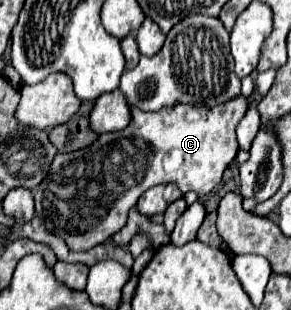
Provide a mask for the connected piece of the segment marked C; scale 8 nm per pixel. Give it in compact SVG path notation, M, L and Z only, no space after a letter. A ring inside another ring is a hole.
M242 95L236 97L234 101L226 101L216 107L176 105L156 112L132 109L132 121L120 133L100 135L100 139L86 149L80 149L74 153L58 153L54 157L46 179L42 181L42 185L34 195L36 215L44 221L46 229L62 237L72 251L88 251L104 243L118 229L122 229L126 225L128 211L136 205L140 195L158 183L176 183L184 195L188 191L196 191L198 195L208 195L222 181L226 167L234 161L238 153L238 141L234 131L240 119L244 117L246 109L248 109L248 101ZM52 177L58 177L56 179L58 185L82 185L82 187L76 191L72 201L64 201L48 191L48 185L54 183Z

